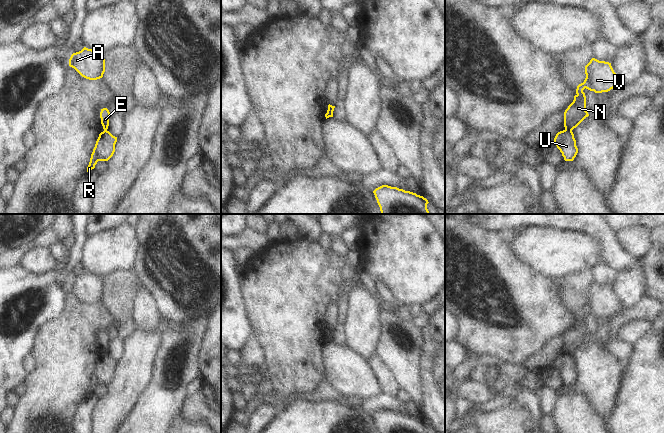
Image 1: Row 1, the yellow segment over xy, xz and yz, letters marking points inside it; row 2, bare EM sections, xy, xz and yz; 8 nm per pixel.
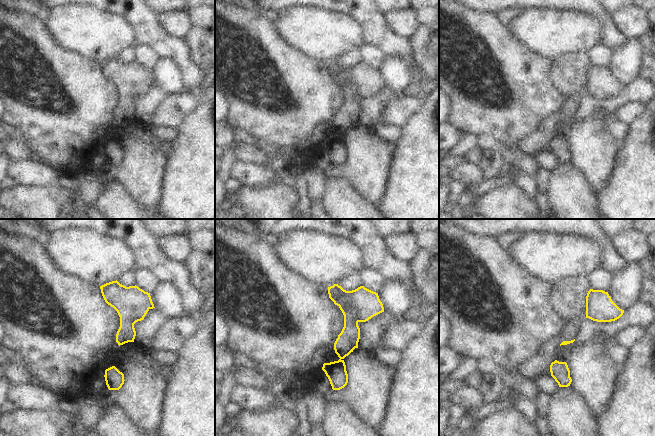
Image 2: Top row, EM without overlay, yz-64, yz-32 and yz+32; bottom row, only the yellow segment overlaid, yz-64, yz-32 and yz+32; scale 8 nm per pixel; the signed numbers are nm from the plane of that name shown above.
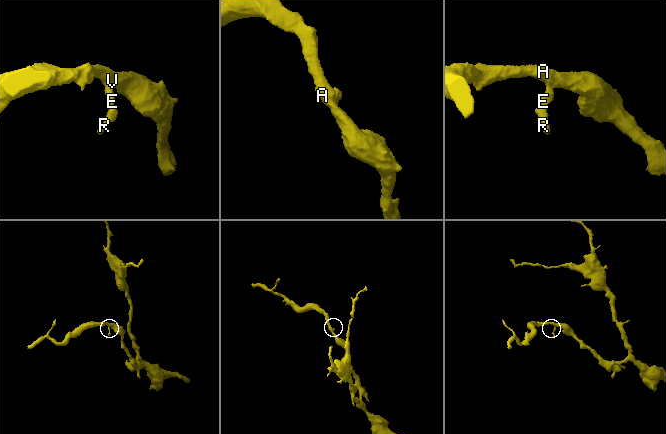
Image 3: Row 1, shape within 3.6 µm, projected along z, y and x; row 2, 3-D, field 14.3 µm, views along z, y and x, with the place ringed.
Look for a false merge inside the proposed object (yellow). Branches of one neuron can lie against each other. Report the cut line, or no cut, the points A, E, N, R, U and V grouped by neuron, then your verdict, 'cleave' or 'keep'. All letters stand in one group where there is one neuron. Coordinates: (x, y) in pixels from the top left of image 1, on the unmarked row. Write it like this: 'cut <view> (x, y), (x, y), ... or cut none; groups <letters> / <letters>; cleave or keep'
cut yz (565, 353), (571, 355); groups A E N V / R U; cleave

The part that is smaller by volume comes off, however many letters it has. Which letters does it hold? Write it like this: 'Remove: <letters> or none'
Remove: R, U

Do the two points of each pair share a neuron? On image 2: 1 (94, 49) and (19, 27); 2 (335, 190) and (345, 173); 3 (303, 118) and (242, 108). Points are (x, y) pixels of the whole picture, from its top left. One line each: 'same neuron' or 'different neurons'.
1: different neurons
2: different neurons
3: same neuron

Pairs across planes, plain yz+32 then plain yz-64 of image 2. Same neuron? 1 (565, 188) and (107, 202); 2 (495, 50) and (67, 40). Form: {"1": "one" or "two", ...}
{"1": "one", "2": "two"}

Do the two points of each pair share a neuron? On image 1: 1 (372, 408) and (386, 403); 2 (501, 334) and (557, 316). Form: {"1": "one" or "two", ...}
{"1": "one", "2": "one"}

